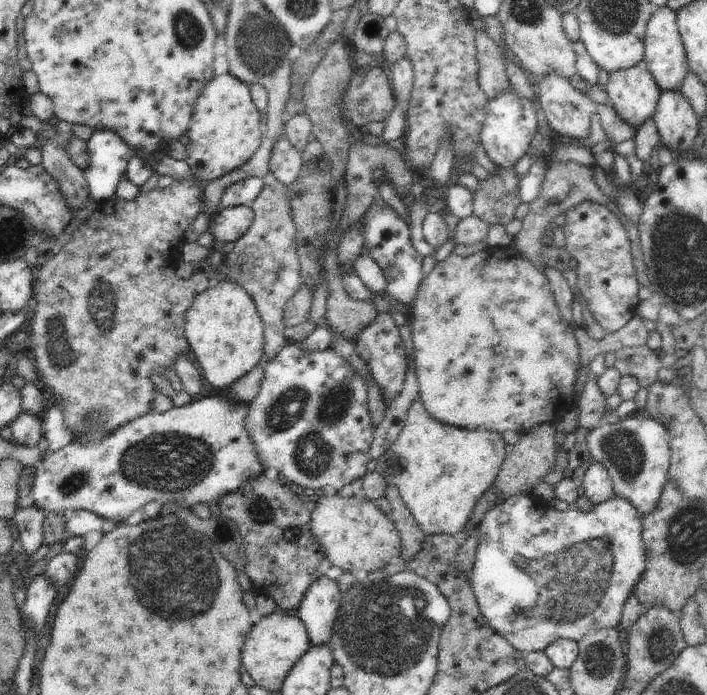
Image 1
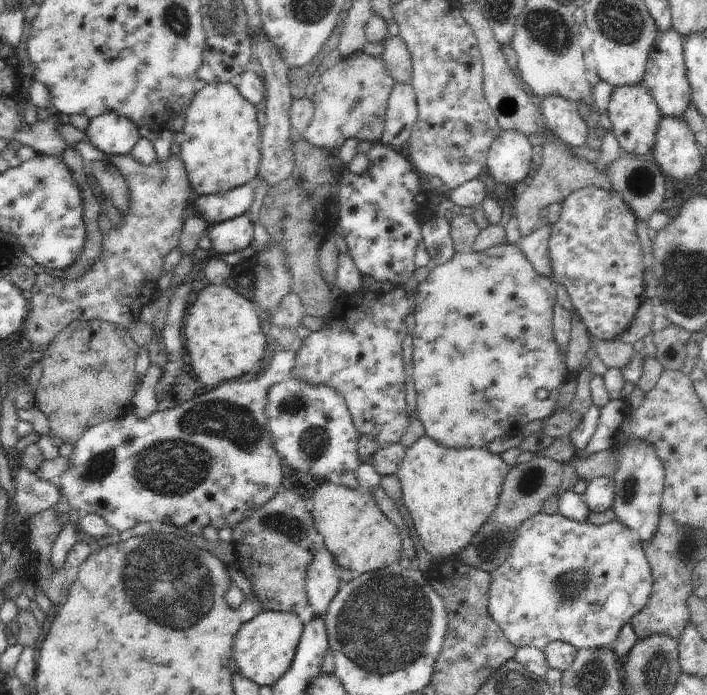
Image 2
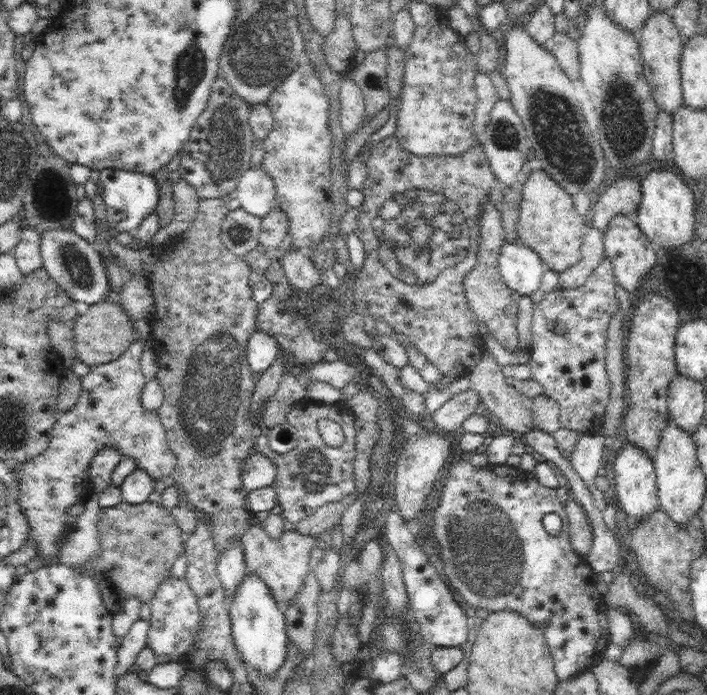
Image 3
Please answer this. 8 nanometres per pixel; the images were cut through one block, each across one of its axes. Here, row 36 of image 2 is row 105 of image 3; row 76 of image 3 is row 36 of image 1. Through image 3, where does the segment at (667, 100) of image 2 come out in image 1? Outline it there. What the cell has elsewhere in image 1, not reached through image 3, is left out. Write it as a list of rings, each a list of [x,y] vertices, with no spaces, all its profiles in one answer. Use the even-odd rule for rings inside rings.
[[[659,6],[649,22],[647,22],[647,30],[645,30],[645,36],[643,36],[643,46],[645,46],[645,52],[643,52],[643,66],[645,70],[649,70],[655,86],[659,92],[663,90],[675,90],[679,92],[681,90],[681,82],[685,78],[685,74],[689,72],[687,68],[687,58],[685,58],[685,48],[683,48],[683,42],[681,42],[681,36],[679,36],[679,28],[677,28],[677,16],[667,8],[667,6]]]

